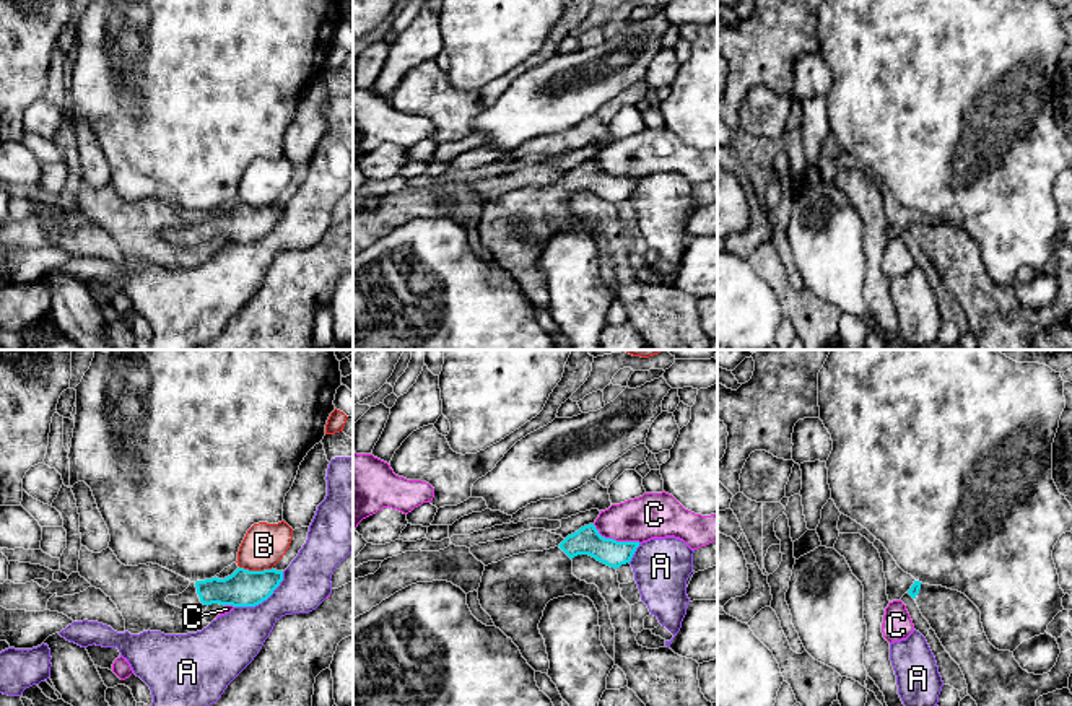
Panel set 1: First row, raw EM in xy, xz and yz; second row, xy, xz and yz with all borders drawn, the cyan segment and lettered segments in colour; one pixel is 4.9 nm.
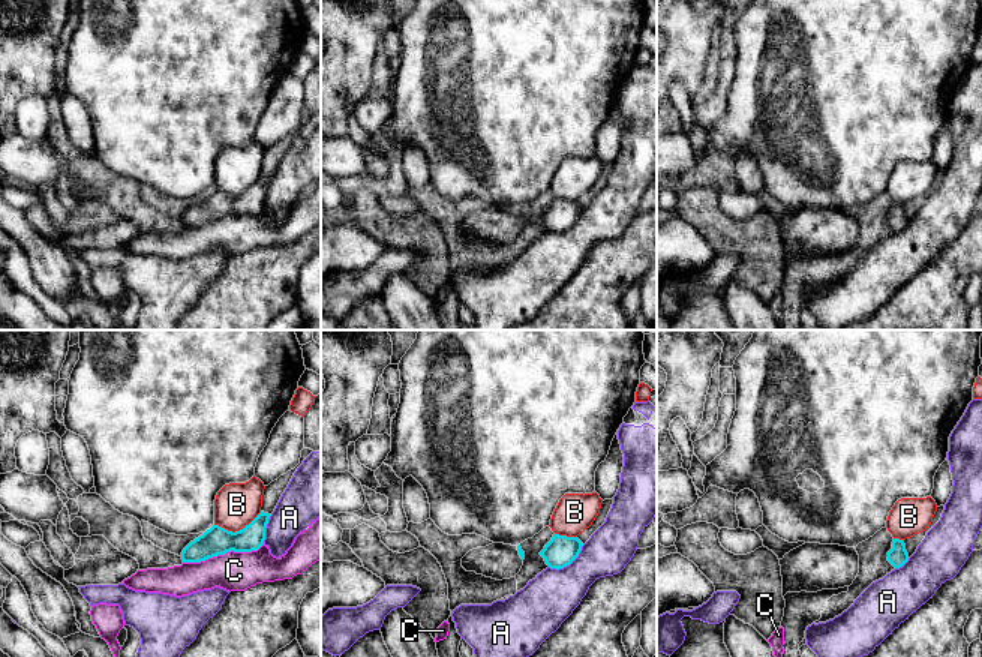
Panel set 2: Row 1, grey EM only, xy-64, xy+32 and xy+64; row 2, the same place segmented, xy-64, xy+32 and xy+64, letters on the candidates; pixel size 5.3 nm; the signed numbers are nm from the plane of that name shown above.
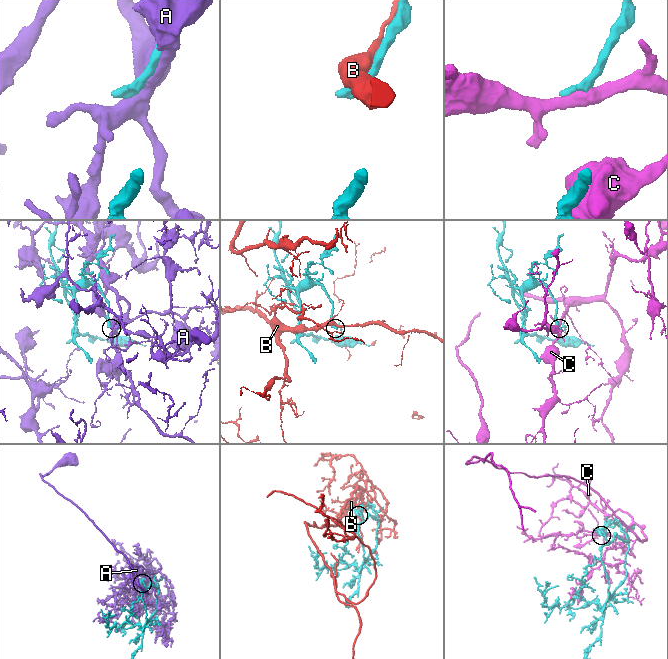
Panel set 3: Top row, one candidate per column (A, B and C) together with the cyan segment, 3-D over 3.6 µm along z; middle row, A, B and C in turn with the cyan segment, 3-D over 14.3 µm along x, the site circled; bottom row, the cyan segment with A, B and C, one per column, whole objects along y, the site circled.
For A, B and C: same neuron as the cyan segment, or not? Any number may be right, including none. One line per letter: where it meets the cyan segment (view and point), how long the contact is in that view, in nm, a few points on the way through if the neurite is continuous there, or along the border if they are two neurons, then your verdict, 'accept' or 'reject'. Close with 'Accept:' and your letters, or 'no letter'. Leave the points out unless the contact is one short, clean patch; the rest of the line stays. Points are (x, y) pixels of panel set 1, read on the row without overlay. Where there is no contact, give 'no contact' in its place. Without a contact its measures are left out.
A: meets cyan in xy at (264, 235); contact 300 nm long; reject
B: meets cyan in xy at (256, 207); contact 170 nm long; reject
C: meets cyan in xz at (615, 176); contact 260 nm long; reject
Accept: no letter

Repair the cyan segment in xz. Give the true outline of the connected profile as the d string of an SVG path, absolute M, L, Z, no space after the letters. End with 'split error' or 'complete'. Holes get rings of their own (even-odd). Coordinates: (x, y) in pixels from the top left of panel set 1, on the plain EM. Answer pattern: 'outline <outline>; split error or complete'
outline M594 159L584 161L555 184L512 190L485 202L477 226L480 241L495 262L512 275L527 299L535 307L548 309L550 296L538 265L547 239L573 229L589 233L599 247L602 281L615 296L608 241L595 220L573 210L573 194L589 190L617 205L631 197L638 182L639 177L605 174Z; split error

